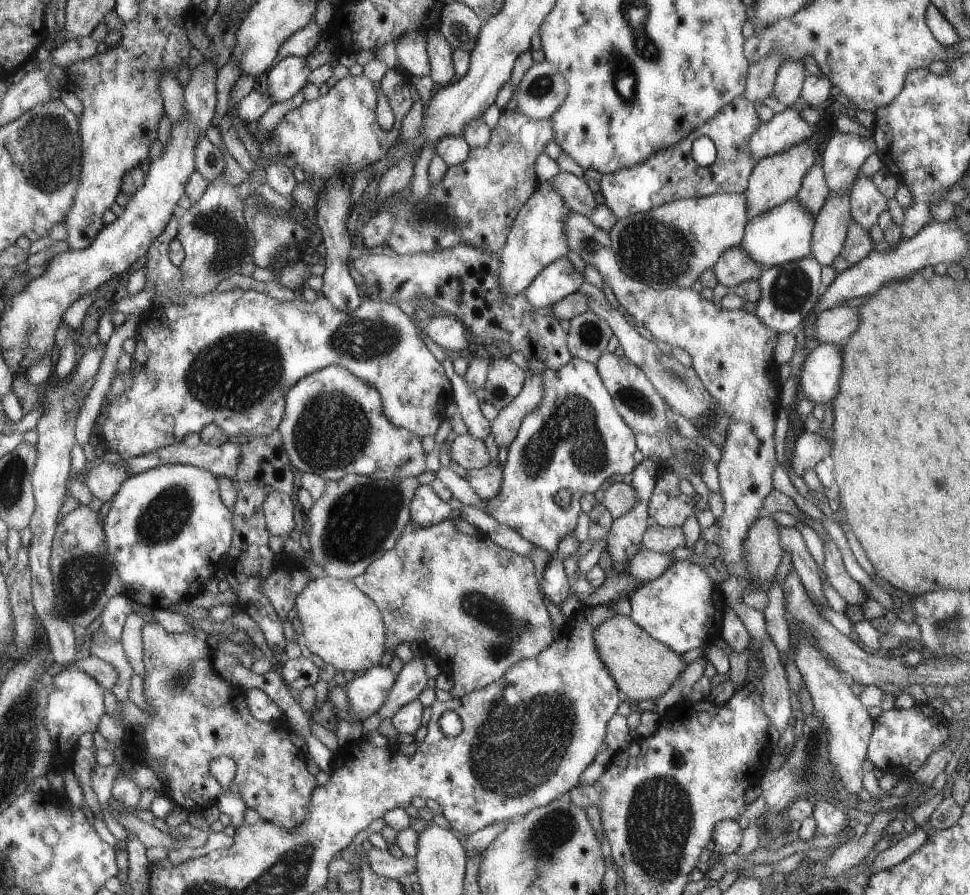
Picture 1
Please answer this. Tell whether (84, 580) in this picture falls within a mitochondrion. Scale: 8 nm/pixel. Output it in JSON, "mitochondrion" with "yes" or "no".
{"mitochondrion":"yes"}

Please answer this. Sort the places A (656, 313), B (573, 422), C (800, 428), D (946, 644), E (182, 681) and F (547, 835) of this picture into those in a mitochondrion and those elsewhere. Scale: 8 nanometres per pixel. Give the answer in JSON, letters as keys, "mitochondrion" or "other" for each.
{"A":"other","B":"mitochondrion","C":"other","D":"mitochondrion","E":"mitochondrion","F":"mitochondrion"}

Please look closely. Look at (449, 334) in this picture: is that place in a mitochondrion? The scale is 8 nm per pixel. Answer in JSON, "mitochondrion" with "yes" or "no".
{"mitochondrion":"no"}

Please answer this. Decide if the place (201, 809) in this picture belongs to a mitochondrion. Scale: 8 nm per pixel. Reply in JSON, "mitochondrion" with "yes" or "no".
{"mitochondrion":"no"}

